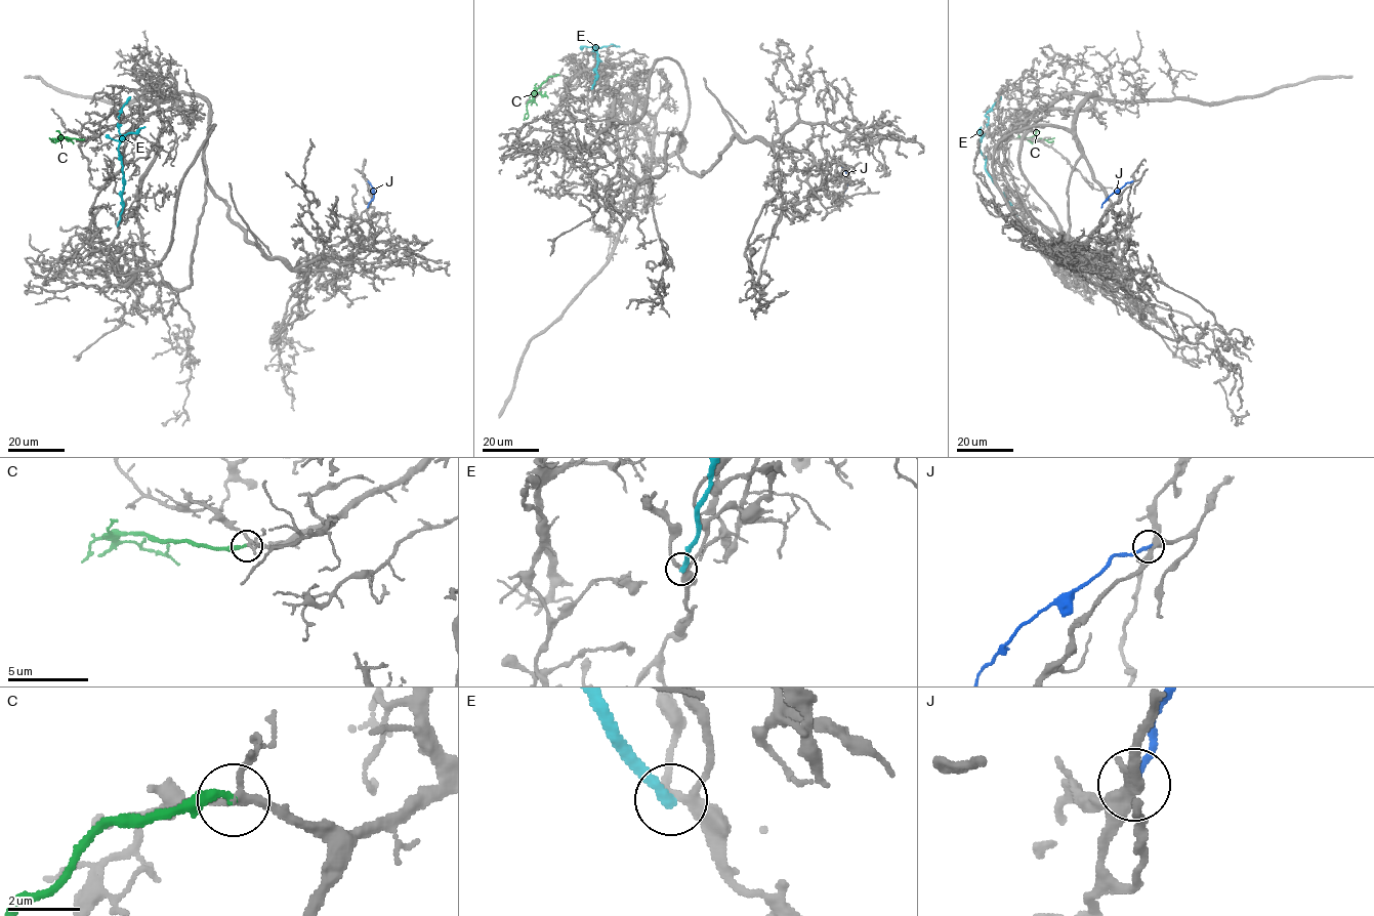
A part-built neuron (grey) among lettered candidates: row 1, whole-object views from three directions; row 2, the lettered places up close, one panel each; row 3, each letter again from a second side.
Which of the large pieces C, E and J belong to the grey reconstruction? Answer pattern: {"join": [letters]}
{"join": ["C"]}

